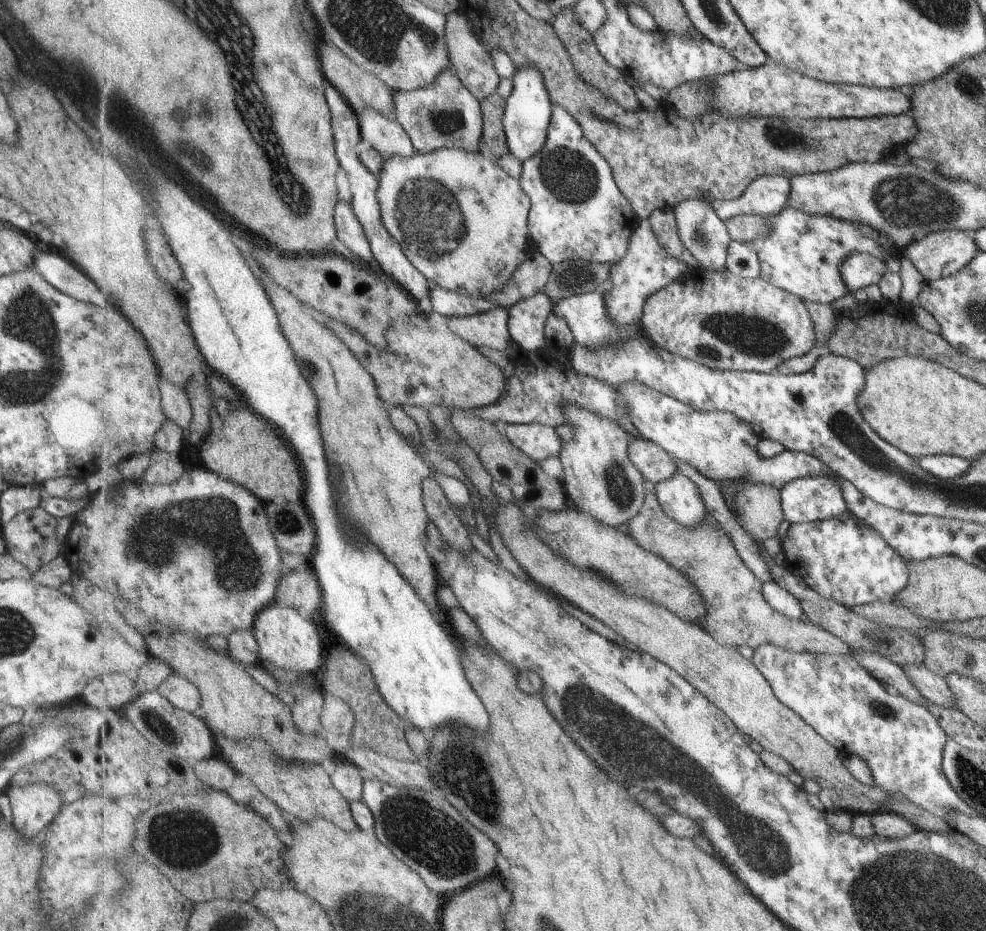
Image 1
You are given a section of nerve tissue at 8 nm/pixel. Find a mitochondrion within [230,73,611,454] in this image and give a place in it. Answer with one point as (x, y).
(430, 214)

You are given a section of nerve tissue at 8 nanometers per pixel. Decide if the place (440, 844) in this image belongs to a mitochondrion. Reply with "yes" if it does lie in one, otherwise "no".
yes

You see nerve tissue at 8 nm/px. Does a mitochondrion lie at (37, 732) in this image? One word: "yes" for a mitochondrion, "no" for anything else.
yes

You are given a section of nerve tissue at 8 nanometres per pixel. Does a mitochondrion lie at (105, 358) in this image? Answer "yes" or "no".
no

